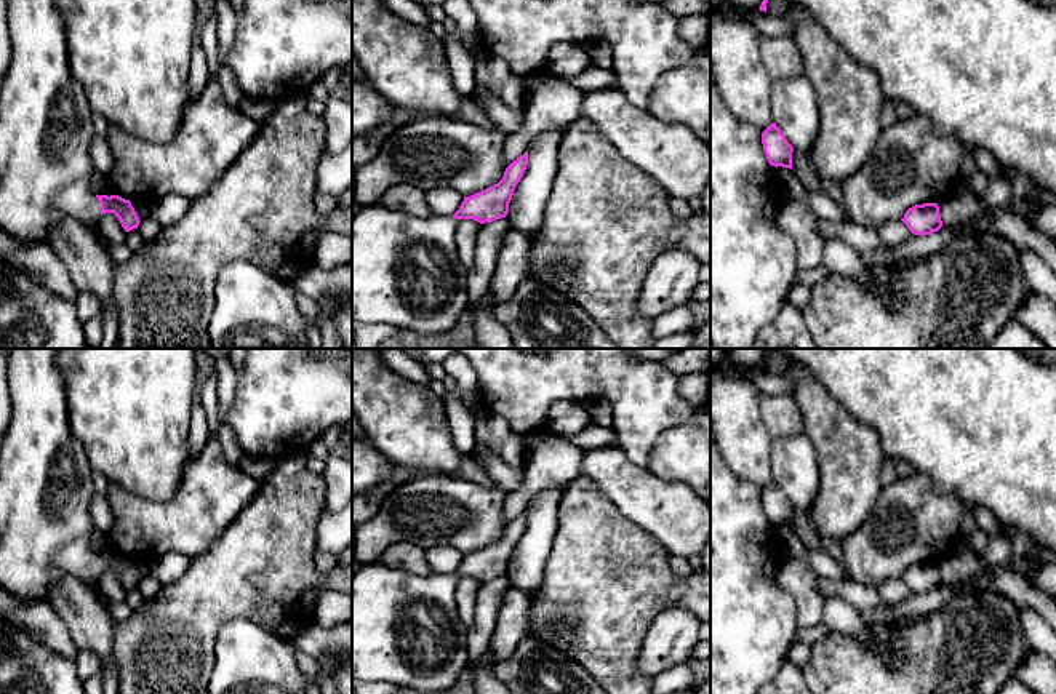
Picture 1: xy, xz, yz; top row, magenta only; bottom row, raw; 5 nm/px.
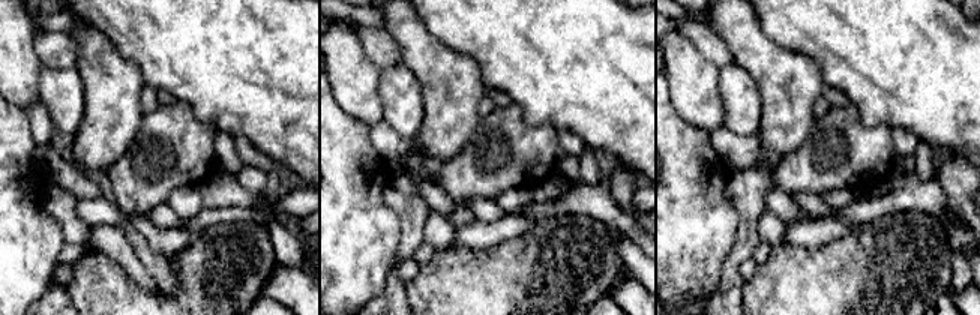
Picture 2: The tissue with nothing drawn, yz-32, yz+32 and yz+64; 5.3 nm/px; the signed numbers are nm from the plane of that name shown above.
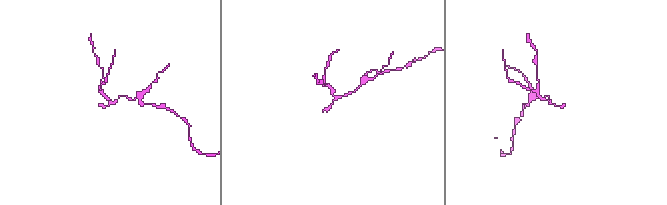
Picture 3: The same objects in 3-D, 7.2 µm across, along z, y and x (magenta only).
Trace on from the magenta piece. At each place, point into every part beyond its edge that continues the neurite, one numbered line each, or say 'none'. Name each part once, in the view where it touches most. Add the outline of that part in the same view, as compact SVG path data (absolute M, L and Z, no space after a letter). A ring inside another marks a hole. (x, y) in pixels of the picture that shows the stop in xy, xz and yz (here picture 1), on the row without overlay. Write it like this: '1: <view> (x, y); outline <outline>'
1: xy (45, 477); outline M8 349L11 419L0 443L0 588L18 601L45 601L50 588L66 576L85 584L101 576L101 561L91 548L91 465L85 446L70 433L66 381L56 365L59 350Z

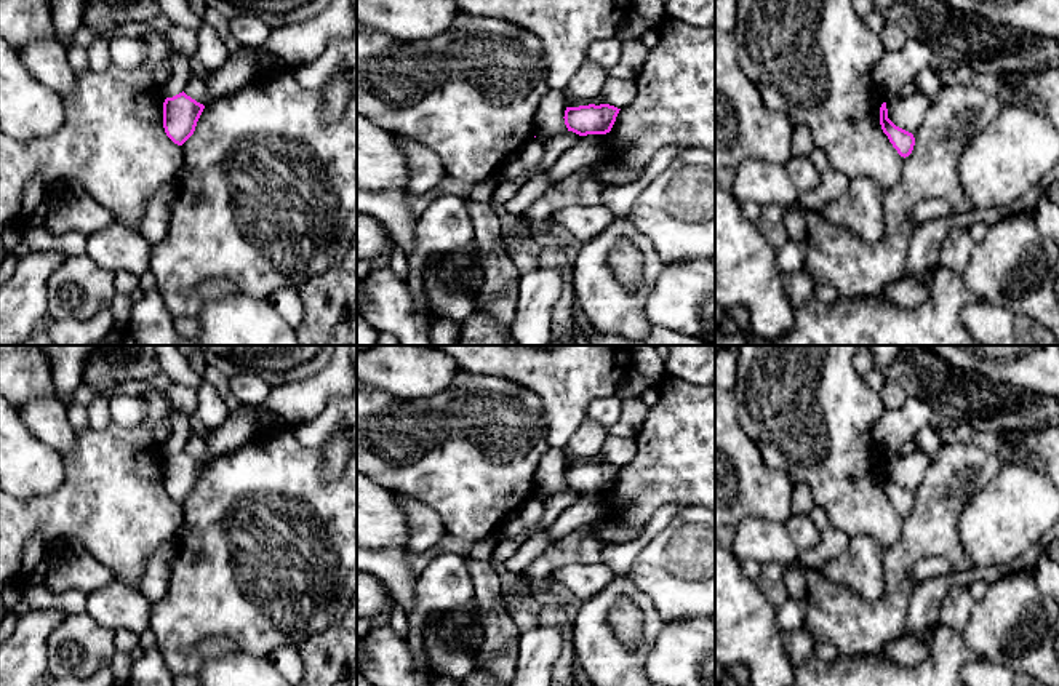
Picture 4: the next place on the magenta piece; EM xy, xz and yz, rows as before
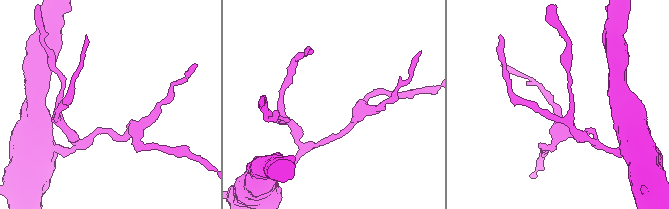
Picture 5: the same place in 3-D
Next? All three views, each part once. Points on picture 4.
none

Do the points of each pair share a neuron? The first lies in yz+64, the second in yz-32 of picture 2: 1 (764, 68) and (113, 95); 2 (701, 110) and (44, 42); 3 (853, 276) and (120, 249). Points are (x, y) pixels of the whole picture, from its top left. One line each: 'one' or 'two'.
1: one
2: two
3: two

